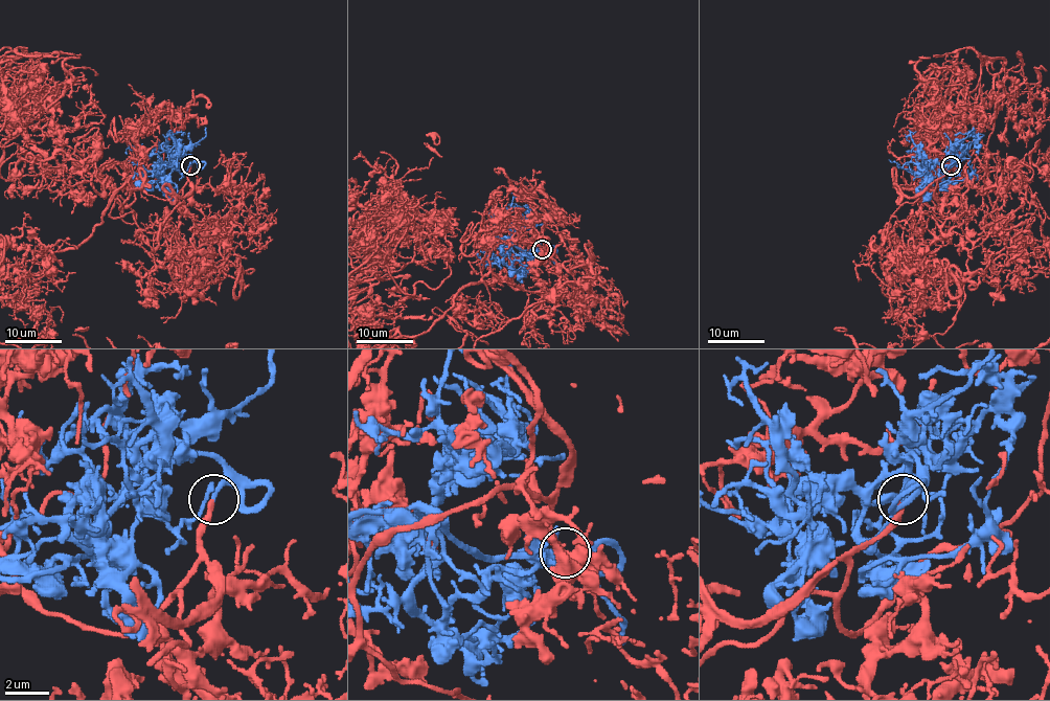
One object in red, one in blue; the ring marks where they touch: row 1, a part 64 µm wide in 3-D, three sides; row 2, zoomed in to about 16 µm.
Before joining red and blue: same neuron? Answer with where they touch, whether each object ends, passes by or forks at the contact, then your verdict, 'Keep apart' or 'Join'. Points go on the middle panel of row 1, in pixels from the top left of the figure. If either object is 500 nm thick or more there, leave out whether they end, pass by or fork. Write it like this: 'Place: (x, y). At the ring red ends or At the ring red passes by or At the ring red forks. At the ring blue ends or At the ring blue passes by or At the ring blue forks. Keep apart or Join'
Place: (542, 249). At the ring red ends. At the ring blue ends. Join

